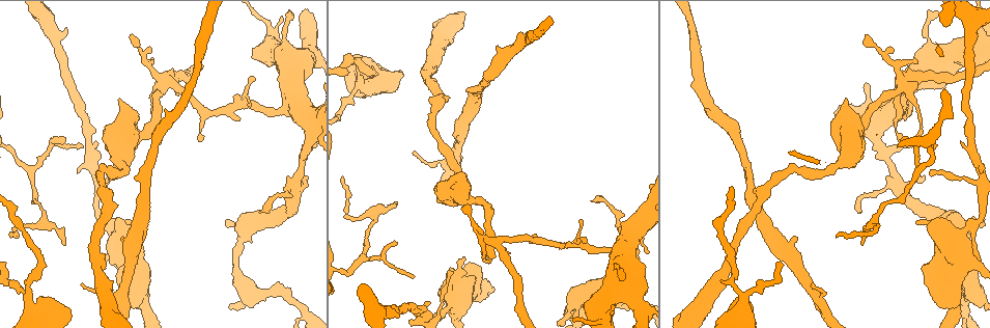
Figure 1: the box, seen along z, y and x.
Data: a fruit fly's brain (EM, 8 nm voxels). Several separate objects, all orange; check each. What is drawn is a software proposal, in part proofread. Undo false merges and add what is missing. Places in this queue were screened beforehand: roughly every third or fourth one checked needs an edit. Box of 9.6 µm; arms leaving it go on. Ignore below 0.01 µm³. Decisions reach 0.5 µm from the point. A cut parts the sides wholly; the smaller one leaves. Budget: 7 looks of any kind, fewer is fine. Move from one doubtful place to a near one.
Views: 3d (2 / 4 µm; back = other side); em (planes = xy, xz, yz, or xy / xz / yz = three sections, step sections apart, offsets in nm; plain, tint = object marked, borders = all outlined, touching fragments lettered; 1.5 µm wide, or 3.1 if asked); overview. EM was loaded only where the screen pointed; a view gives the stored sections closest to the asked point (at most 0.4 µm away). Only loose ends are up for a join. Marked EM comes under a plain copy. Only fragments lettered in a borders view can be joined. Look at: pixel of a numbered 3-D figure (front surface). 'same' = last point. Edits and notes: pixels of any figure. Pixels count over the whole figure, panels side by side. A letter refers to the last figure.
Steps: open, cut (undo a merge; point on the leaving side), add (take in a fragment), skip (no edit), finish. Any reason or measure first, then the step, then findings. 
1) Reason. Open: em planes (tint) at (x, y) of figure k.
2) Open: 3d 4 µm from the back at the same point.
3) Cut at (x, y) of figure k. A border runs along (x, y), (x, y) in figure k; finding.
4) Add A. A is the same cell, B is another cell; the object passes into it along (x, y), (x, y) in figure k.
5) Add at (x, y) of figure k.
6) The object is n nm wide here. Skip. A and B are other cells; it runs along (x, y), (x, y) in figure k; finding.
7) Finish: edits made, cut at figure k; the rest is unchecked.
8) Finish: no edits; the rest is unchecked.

Branch stops here. Open: em planes (tint) at (923, 178) of figure 1.

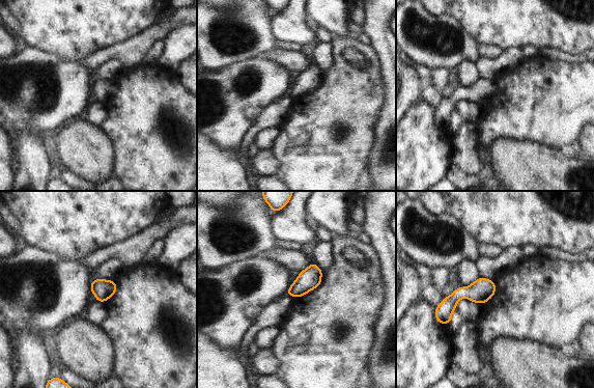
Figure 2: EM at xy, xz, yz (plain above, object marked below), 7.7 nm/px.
Open: em planes (borders) at the same point.

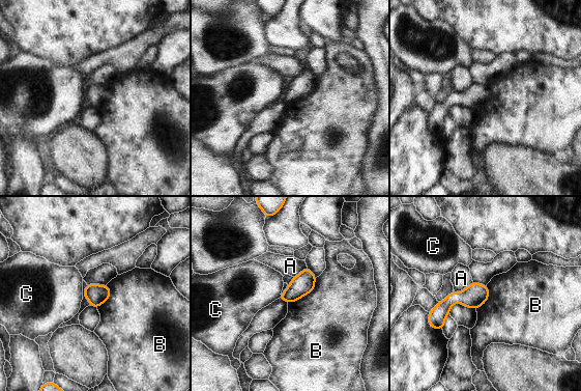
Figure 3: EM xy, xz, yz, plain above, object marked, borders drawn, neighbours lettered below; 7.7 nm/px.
The longest contact is with B, 300 nm. Skip. A, B and C are other cells; a border runs along (317, 277), (309, 292), (288, 302) in figure 3; none of them fits.

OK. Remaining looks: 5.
Branch stops here. Open: em xy step 8 (tint) at (930, 173) of figure 1.

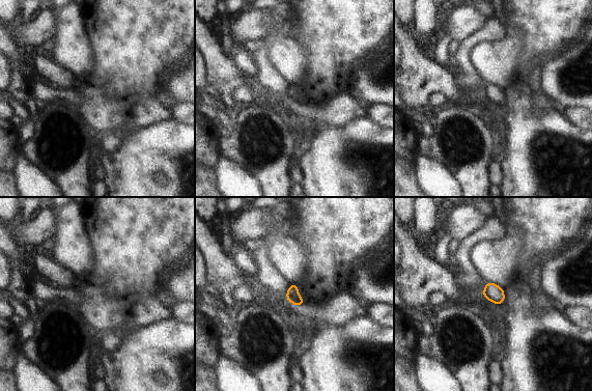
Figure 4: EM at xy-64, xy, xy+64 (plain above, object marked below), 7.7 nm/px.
Another direction. Open: em planes (borders) at the same point.

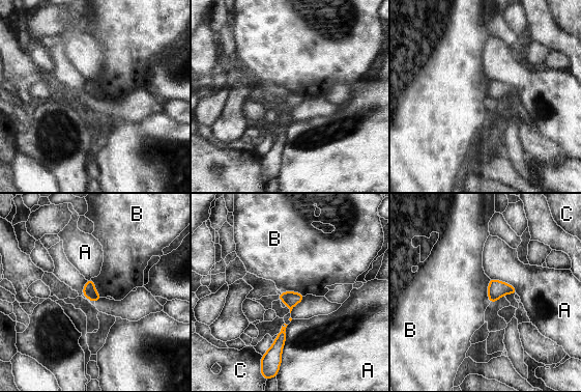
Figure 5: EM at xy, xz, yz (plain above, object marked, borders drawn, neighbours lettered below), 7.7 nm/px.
Skip. A, B and C are other cells; a border runs along (281, 291), (295, 291), (304, 296) in figure 5; none of them fits.

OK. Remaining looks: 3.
A fork. Open: em planes (borders) at (245, 104) of figure 1.

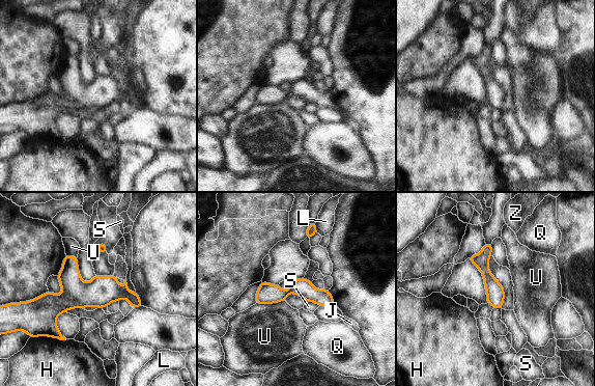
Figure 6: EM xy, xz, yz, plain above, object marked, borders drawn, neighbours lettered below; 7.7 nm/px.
Skip. H, J, L, Q, S, U and Z are other cells; it runs along (36, 303), (125, 293), (138, 304) in figure 6; continuous, no second cell.

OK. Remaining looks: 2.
Finish: no edits; the rest is unchecked.

